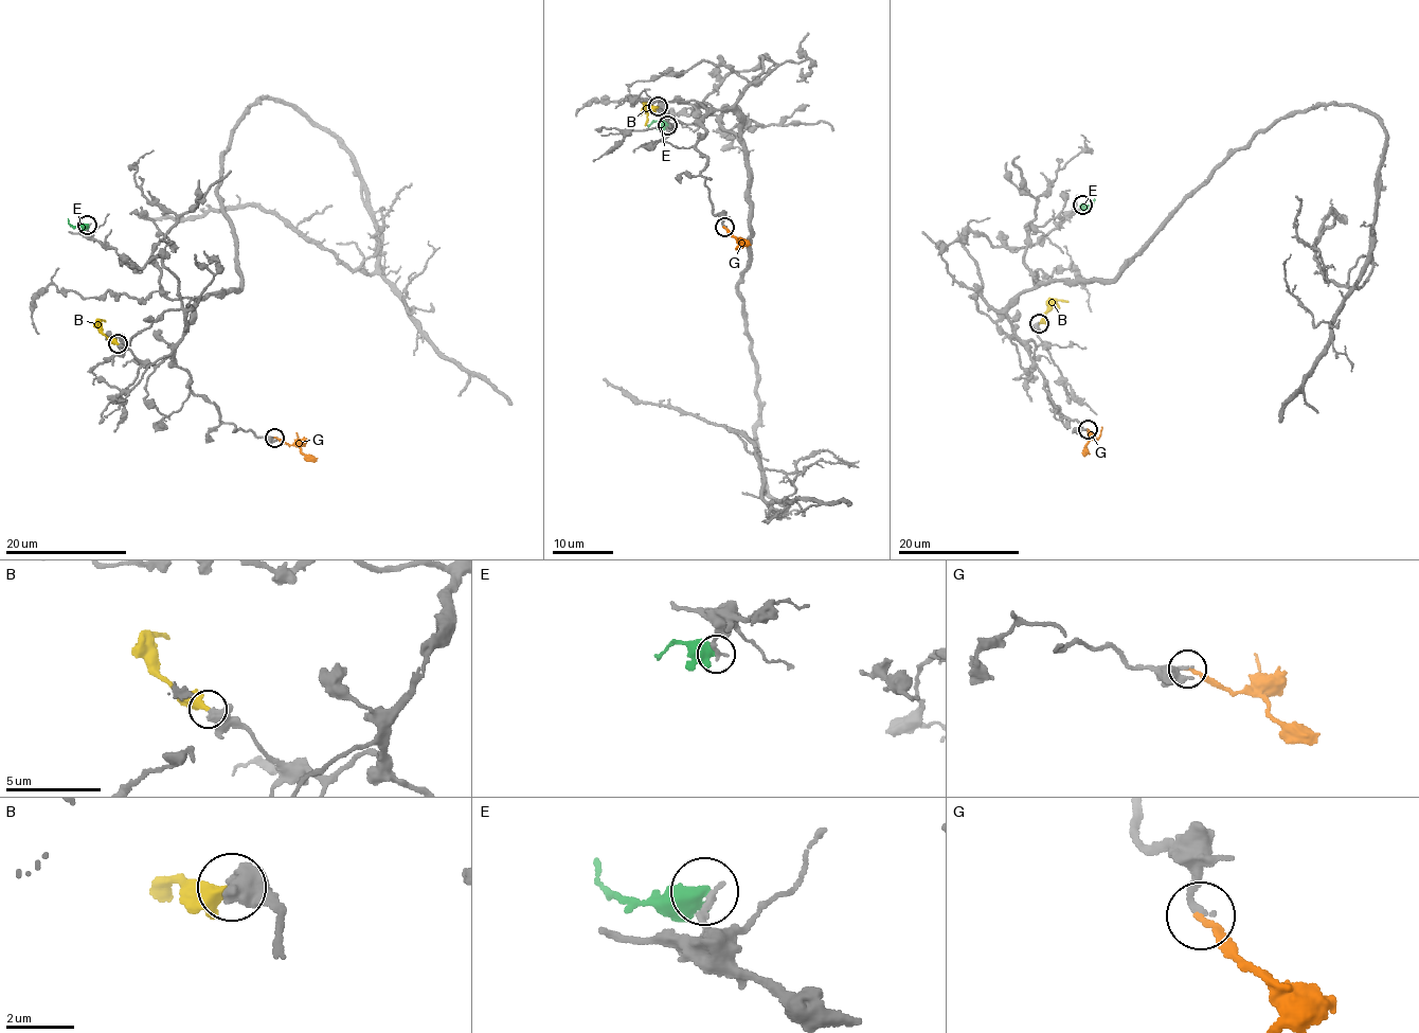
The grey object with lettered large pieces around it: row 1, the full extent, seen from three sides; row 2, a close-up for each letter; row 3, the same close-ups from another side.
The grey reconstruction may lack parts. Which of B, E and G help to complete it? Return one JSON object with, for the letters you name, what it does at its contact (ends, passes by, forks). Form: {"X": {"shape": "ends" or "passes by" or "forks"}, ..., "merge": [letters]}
{"B": {"shape": "ends"}, "G": {"shape": "ends"}, "merge": ["B", "G"]}

